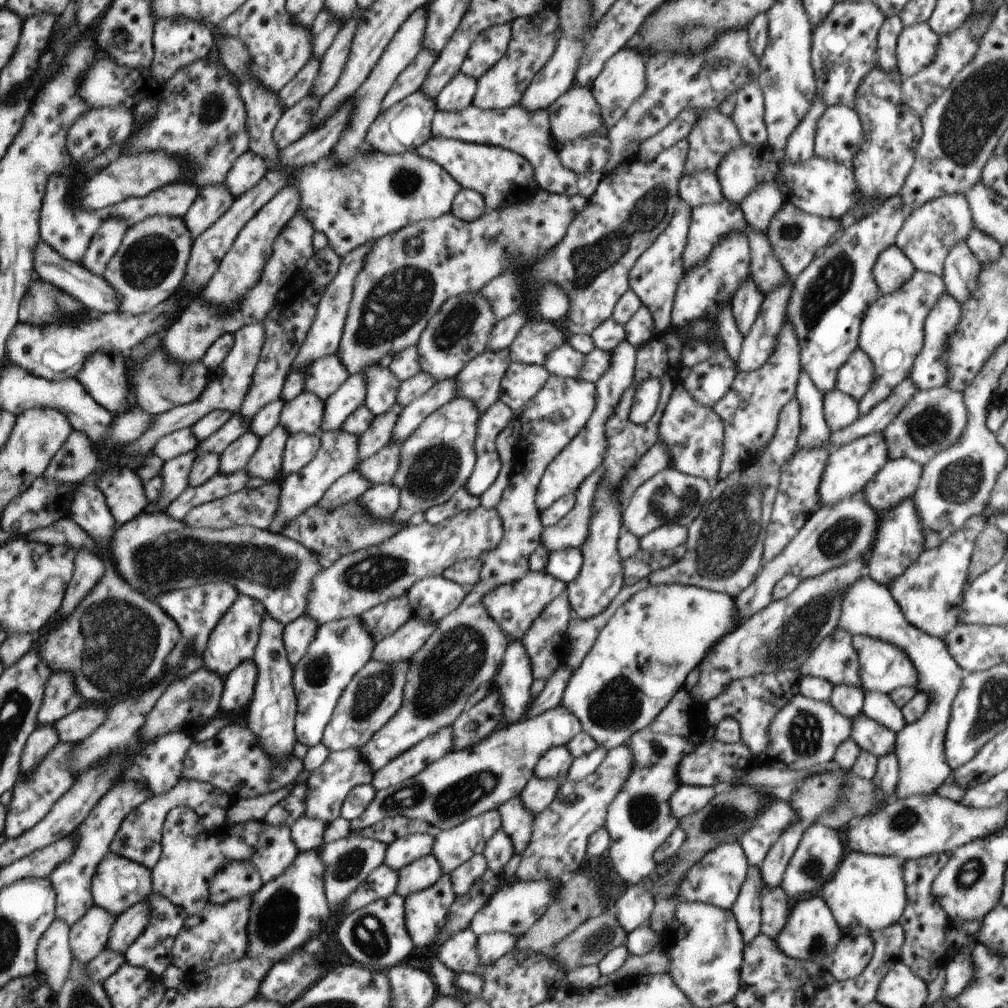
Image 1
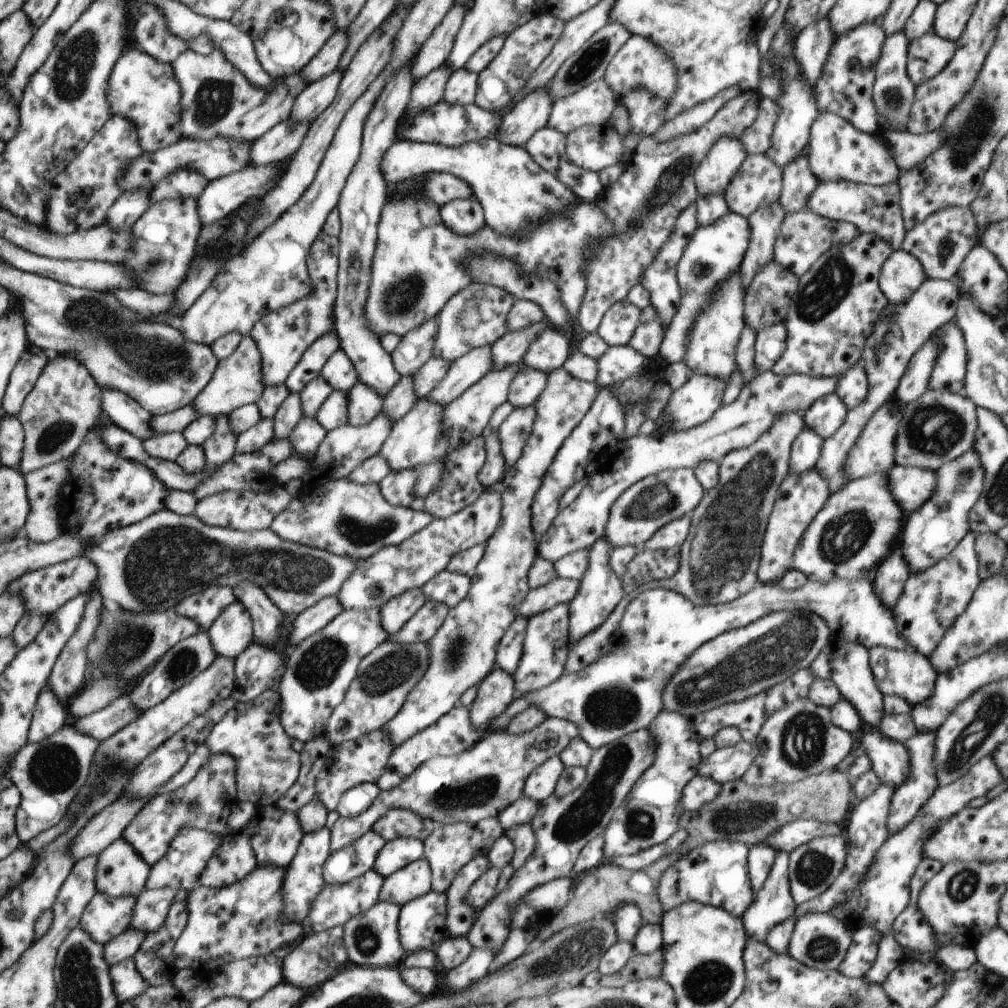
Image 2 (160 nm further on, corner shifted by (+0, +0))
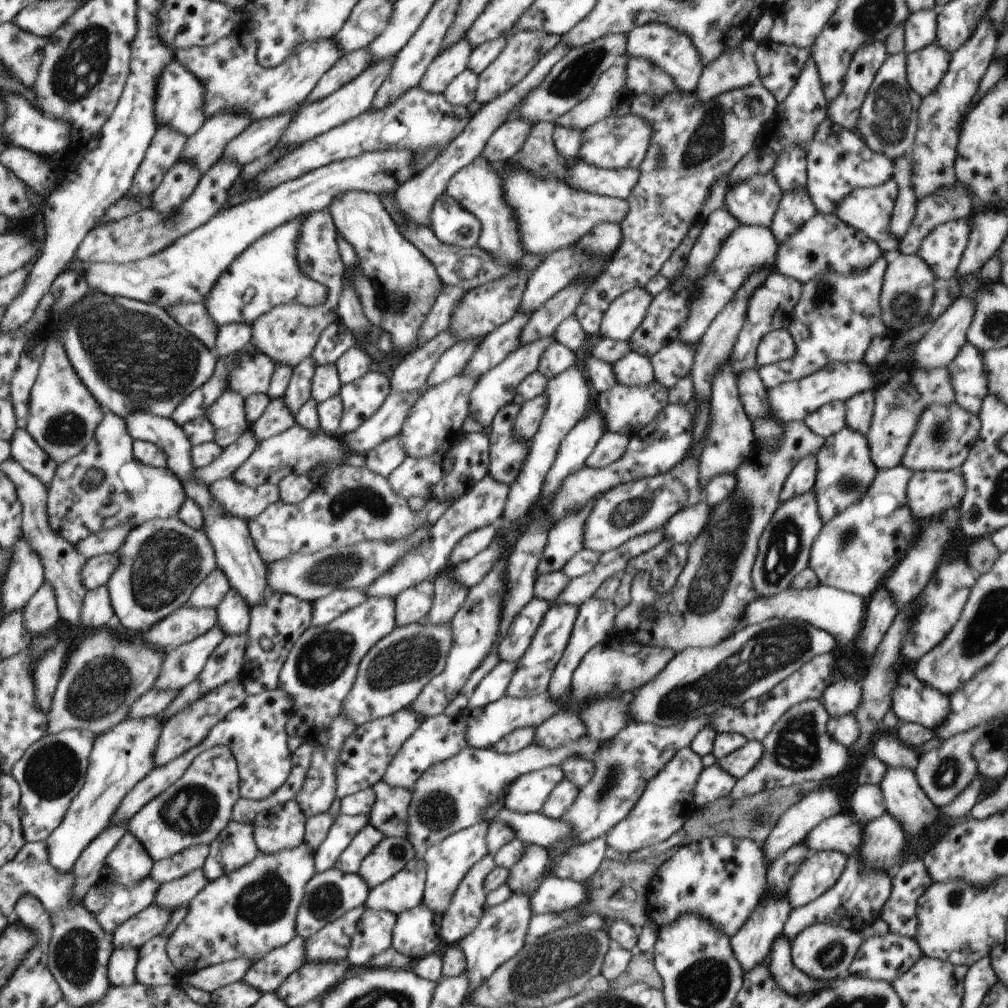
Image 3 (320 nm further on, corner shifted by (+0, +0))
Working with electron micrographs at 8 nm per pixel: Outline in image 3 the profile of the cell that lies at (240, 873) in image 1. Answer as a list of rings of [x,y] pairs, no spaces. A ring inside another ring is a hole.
[[[234,820],[210,846],[211,851],[202,869],[208,881],[239,870],[259,854],[251,824],[240,824]]]

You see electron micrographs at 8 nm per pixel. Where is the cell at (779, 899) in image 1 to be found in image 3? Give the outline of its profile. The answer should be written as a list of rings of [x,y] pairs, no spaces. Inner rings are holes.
[[[780,934],[775,940],[769,968],[776,984],[790,996],[804,996],[806,992],[808,994],[818,992],[820,984],[810,980],[808,974],[804,974],[791,962],[791,941],[784,934]]]

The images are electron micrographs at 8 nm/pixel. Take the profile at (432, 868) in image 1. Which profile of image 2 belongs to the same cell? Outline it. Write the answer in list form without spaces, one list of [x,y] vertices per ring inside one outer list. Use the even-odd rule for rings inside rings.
[[[419,859],[384,880],[379,902],[404,904],[432,891],[432,872],[425,859]]]

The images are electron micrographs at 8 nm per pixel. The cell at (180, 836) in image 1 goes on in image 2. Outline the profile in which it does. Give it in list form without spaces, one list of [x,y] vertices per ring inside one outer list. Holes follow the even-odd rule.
[[[182,828],[176,839],[172,840],[167,855],[150,868],[145,889],[172,888],[172,890],[191,892],[199,885],[200,874],[206,867],[208,860],[215,854],[214,850],[224,842],[223,837],[220,834],[208,832],[208,830]]]

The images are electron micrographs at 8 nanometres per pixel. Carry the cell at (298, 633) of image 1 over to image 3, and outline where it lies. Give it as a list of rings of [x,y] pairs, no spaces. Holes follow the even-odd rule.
[[[332,589],[327,596],[312,603],[311,626],[329,624],[339,618],[344,612],[365,602],[366,591],[354,589]]]

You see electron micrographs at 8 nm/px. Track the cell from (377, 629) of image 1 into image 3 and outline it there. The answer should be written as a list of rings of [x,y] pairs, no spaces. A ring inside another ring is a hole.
[[[428,580],[400,592],[400,595],[394,598],[396,627],[421,623],[432,608],[434,594],[435,585]]]

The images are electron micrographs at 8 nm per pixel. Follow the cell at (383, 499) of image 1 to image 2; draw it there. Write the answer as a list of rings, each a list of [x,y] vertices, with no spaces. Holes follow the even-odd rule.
[[[412,468],[391,471],[379,484],[380,492],[386,502],[392,506],[404,508],[410,507],[414,498],[414,486],[416,486],[416,470]]]

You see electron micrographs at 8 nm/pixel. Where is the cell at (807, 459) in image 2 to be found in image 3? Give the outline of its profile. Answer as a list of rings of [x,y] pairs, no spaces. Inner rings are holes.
[[[810,454],[800,460],[786,478],[780,493],[780,503],[790,500],[792,496],[813,490],[816,483],[817,454]]]

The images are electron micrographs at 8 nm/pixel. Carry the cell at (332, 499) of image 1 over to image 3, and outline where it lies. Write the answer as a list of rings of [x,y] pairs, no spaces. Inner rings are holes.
[[[396,435],[370,450],[365,458],[364,467],[368,468],[370,472],[376,472],[387,478],[390,472],[398,468],[407,456],[404,446],[400,444],[400,435]]]

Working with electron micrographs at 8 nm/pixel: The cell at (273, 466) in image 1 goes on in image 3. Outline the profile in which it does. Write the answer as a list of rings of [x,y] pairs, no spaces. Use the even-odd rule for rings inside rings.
[[[312,355],[306,356],[302,362],[298,362],[293,368],[293,374],[283,400],[294,416],[311,398],[312,378],[315,368]]]

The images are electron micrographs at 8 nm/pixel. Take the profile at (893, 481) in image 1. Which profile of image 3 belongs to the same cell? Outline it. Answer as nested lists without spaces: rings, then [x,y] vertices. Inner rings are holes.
[[[961,470],[914,471],[905,492],[908,508],[912,510],[918,525],[961,505],[966,494],[962,474]]]

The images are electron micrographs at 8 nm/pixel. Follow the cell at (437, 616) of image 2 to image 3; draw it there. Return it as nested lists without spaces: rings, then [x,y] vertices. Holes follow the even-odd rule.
[[[448,566],[432,581],[435,585],[434,600],[432,600],[430,612],[421,621],[422,624],[432,624],[432,626],[434,624],[449,624],[450,620],[454,618],[454,614],[464,604],[469,588],[452,582],[452,578],[450,578],[451,566]]]

